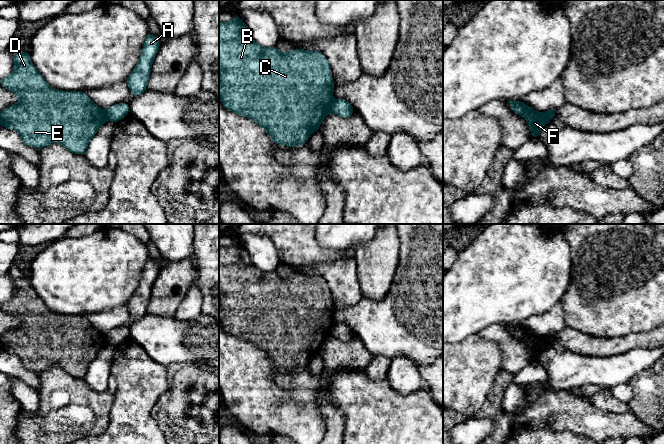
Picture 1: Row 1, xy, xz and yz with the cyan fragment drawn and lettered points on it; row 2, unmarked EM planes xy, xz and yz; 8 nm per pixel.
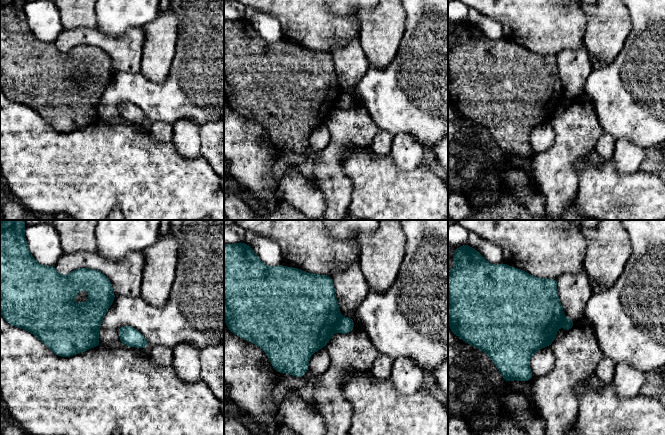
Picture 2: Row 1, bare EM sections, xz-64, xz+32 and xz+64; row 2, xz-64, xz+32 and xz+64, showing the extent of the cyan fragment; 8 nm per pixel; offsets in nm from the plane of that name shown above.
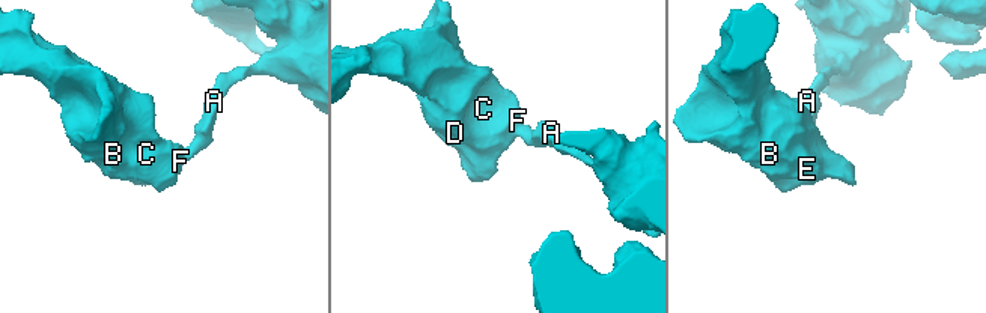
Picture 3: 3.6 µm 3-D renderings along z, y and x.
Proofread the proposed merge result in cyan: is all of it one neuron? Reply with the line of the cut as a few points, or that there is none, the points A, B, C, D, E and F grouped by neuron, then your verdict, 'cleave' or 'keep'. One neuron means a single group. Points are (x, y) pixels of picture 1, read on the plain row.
cut xz (333, 325), (328, 335); groups A / B C D E F; cleave

